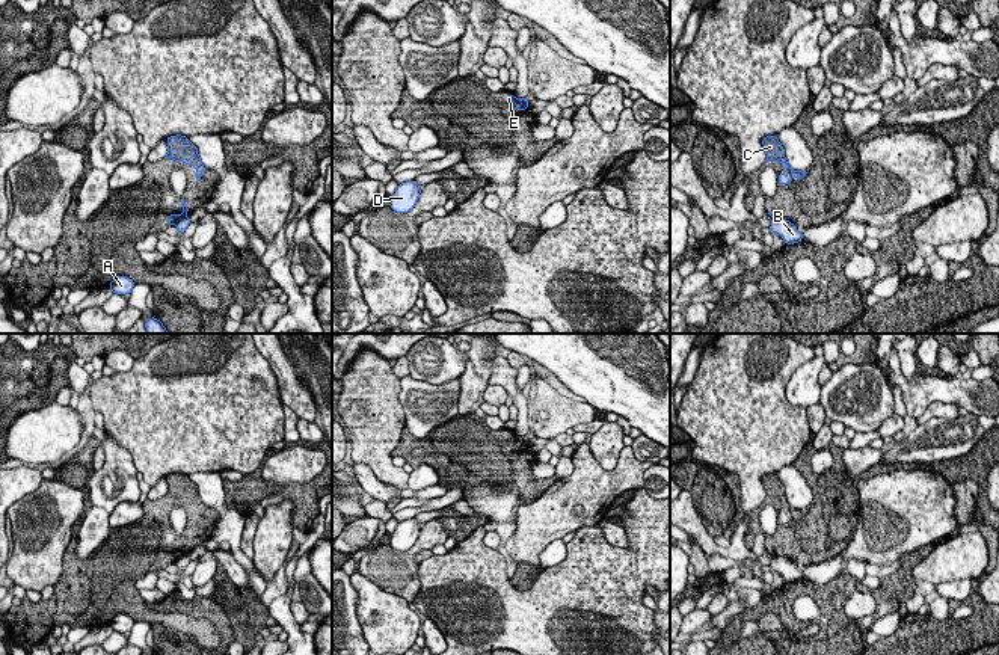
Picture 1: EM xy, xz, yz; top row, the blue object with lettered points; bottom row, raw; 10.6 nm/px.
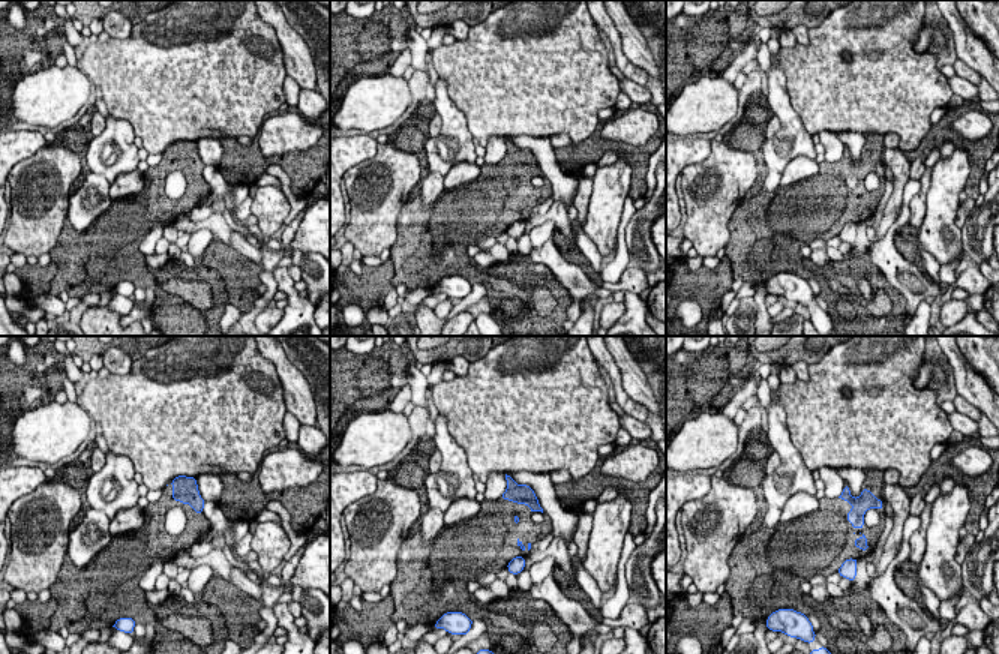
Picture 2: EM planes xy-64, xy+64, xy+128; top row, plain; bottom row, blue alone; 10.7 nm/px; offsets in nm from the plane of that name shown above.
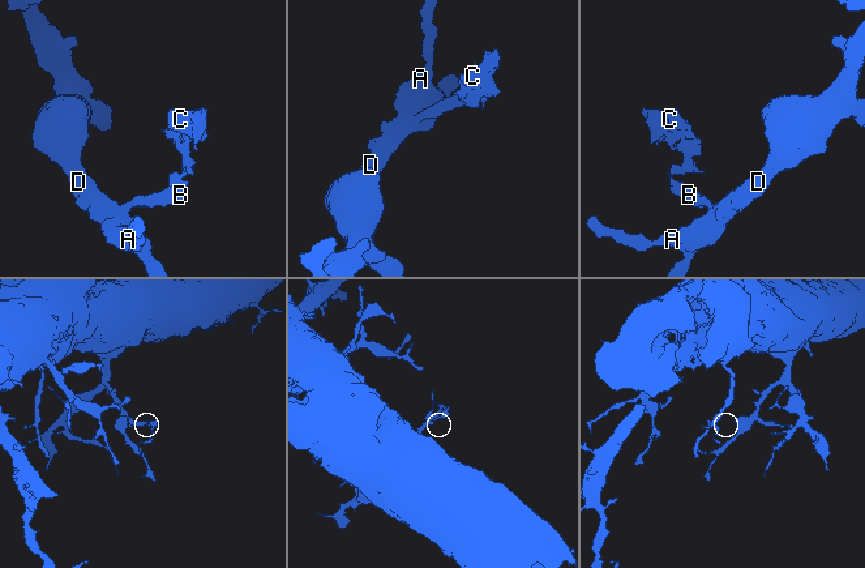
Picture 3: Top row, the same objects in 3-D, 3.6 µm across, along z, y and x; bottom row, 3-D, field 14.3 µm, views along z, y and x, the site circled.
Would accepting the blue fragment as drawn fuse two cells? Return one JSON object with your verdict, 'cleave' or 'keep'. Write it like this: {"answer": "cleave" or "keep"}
{"answer": "cleave"}

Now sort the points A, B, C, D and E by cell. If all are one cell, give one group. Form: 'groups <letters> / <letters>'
groups A B D / C E

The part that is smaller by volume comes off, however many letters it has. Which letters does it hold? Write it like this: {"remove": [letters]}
{"remove": ["C", "E"]}

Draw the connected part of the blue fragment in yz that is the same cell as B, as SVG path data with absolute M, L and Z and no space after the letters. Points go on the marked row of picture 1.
M774 217L771 220L770 229L773 234L779 234L786 244L794 244L804 240L803 232L800 232L797 226L786 219Z

